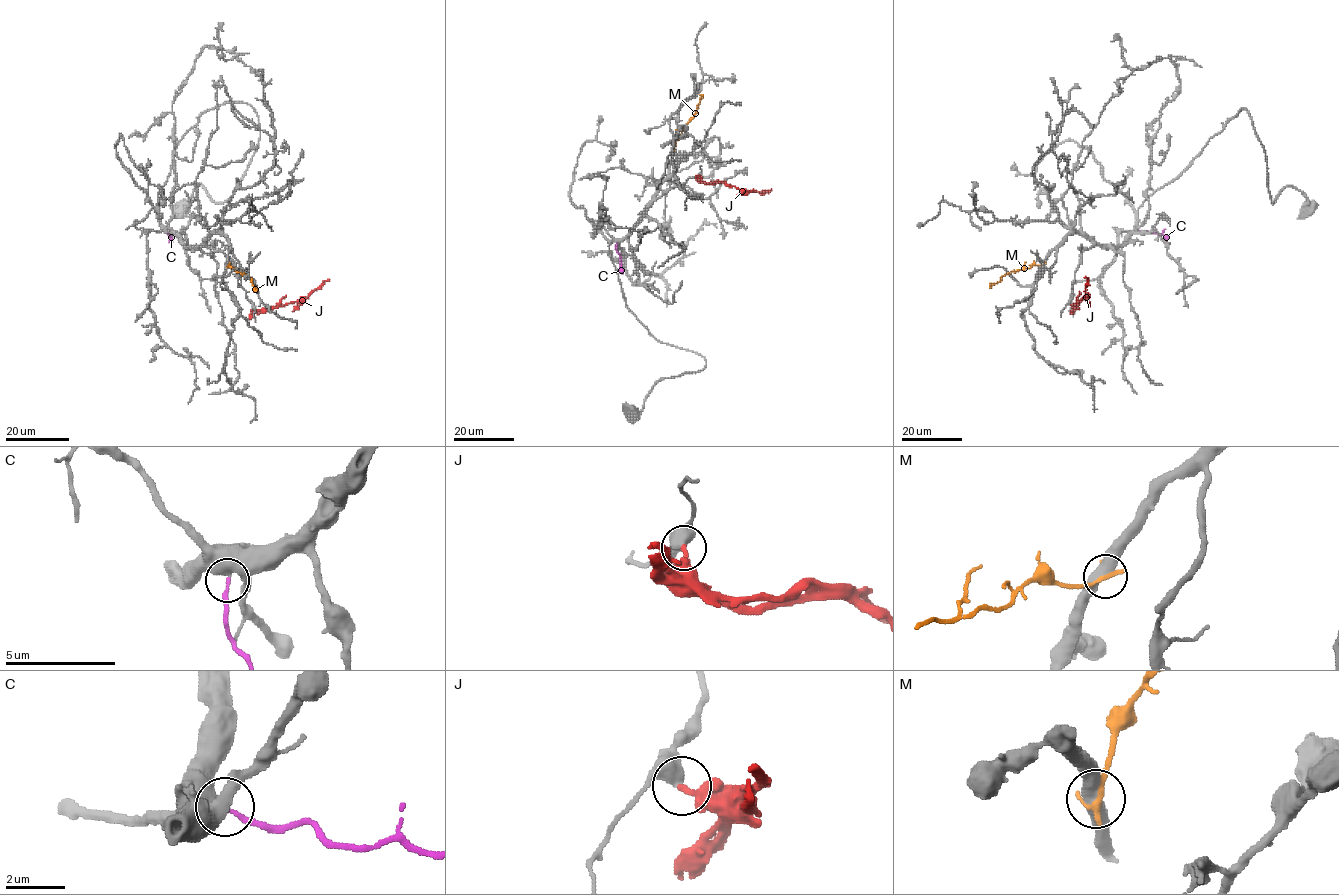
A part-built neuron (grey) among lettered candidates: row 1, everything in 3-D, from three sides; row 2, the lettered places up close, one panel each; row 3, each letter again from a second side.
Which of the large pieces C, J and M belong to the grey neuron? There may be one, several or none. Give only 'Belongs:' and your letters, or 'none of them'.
Belongs: C

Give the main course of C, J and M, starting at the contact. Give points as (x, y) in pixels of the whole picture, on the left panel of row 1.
C: (165, 230), (170, 234), (169, 242)
J: (254, 309), (265, 311), (270, 306), (303, 302), (328, 280)
M: (226, 266), (248, 275), (256, 290), (253, 290)

